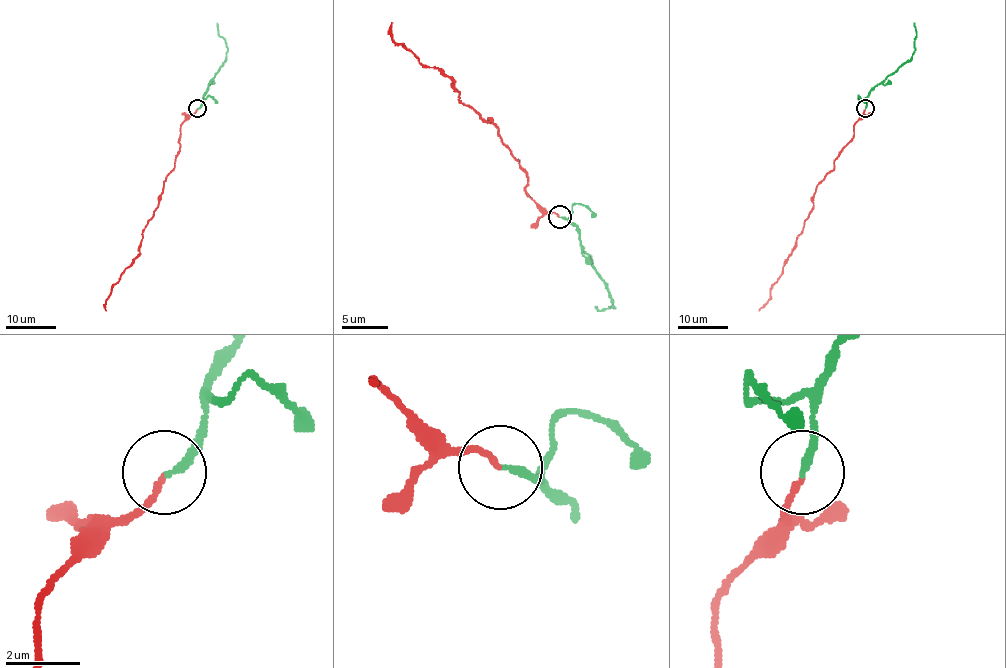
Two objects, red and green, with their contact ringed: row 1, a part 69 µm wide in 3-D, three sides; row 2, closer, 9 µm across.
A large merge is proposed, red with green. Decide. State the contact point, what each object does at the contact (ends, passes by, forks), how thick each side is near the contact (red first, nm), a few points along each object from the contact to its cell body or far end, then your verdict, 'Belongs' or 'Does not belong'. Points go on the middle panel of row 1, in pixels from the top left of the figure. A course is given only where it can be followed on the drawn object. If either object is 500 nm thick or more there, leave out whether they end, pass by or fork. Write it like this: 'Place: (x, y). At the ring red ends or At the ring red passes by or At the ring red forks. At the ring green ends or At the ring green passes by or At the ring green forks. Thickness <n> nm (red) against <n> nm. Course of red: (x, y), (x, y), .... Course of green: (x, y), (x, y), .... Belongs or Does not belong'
Place: (559, 217). At the ring red ends. At the ring green ends. Thickness 140 nm (red) against 190 nm. Course of red: (559, 216), (529, 196), (527, 175), (490, 120), (392, 38), (392, 22). Course of green: (559, 216), (568, 219), (577, 228), (579, 246), (591, 257), (614, 308), (598, 310), (595, 305). Belongs

